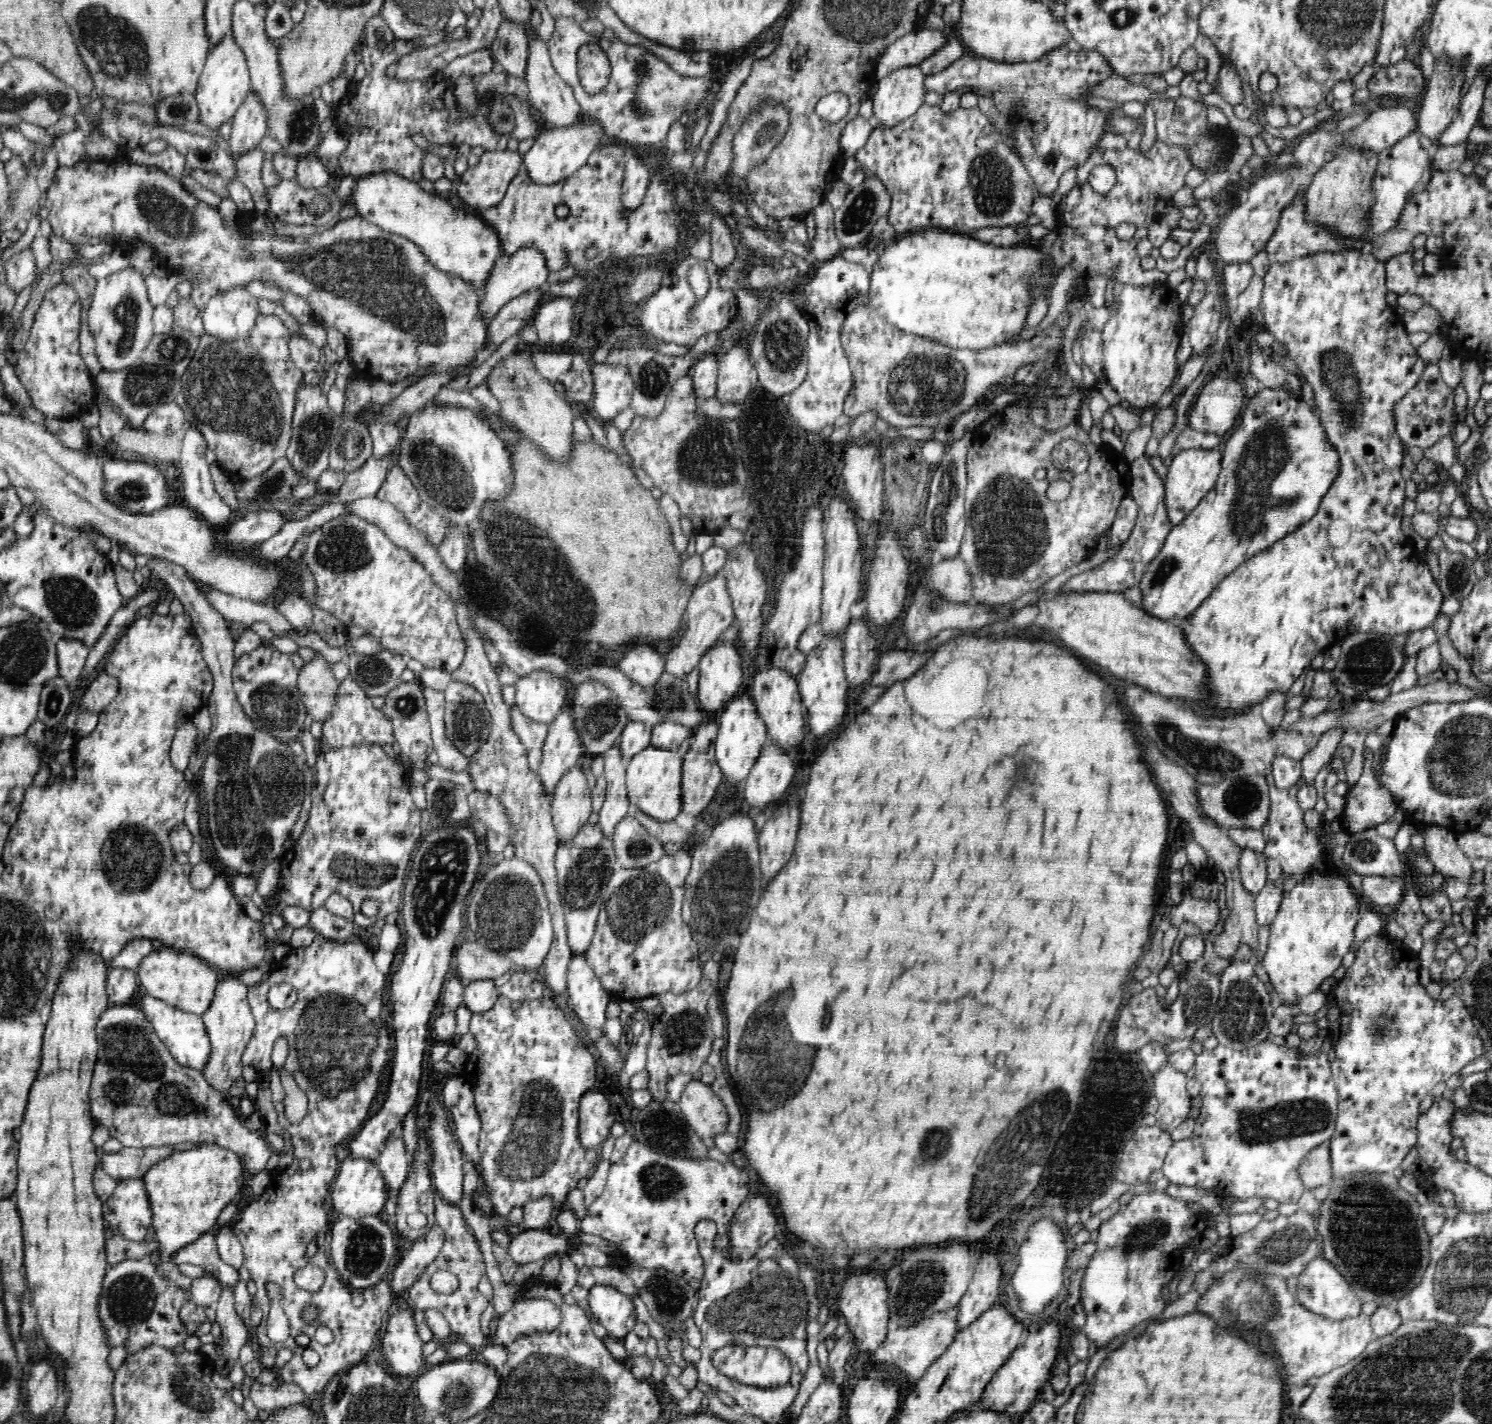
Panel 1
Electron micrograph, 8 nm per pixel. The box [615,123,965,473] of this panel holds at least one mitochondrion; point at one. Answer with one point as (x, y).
(782, 342)

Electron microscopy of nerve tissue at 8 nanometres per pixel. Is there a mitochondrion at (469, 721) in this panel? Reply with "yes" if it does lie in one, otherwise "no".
yes

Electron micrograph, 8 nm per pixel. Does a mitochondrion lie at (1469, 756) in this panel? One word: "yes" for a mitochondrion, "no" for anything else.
yes

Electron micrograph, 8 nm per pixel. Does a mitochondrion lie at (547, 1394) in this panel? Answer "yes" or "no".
yes

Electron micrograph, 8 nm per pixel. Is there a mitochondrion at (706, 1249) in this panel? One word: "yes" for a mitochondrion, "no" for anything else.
no

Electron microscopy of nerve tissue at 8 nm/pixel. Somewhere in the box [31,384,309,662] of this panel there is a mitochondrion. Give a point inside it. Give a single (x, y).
(73, 604)

